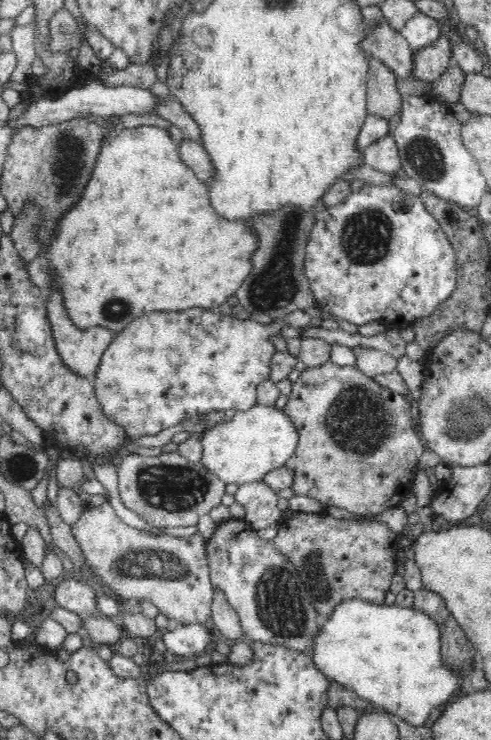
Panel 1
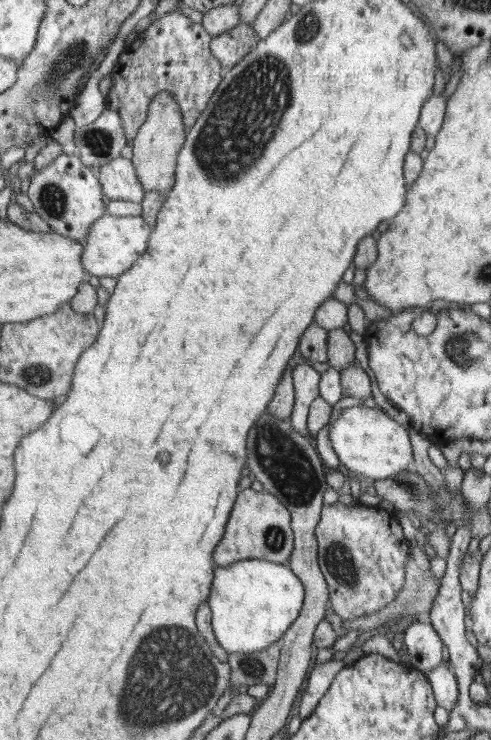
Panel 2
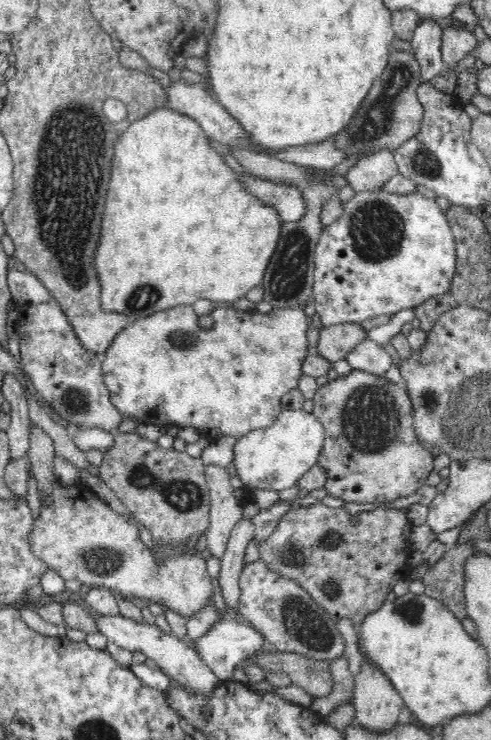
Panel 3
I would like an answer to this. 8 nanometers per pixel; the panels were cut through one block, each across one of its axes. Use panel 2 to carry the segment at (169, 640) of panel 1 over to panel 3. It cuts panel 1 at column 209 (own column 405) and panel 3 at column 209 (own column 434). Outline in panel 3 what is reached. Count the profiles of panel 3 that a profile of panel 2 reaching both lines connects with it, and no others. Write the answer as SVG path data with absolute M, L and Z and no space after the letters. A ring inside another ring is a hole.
M236 617L214 624L206 635L196 638L191 645L197 648L198 655L214 671L219 680L232 680L235 667L249 660L250 656L256 654L258 650L268 649L266 639L250 624Z

